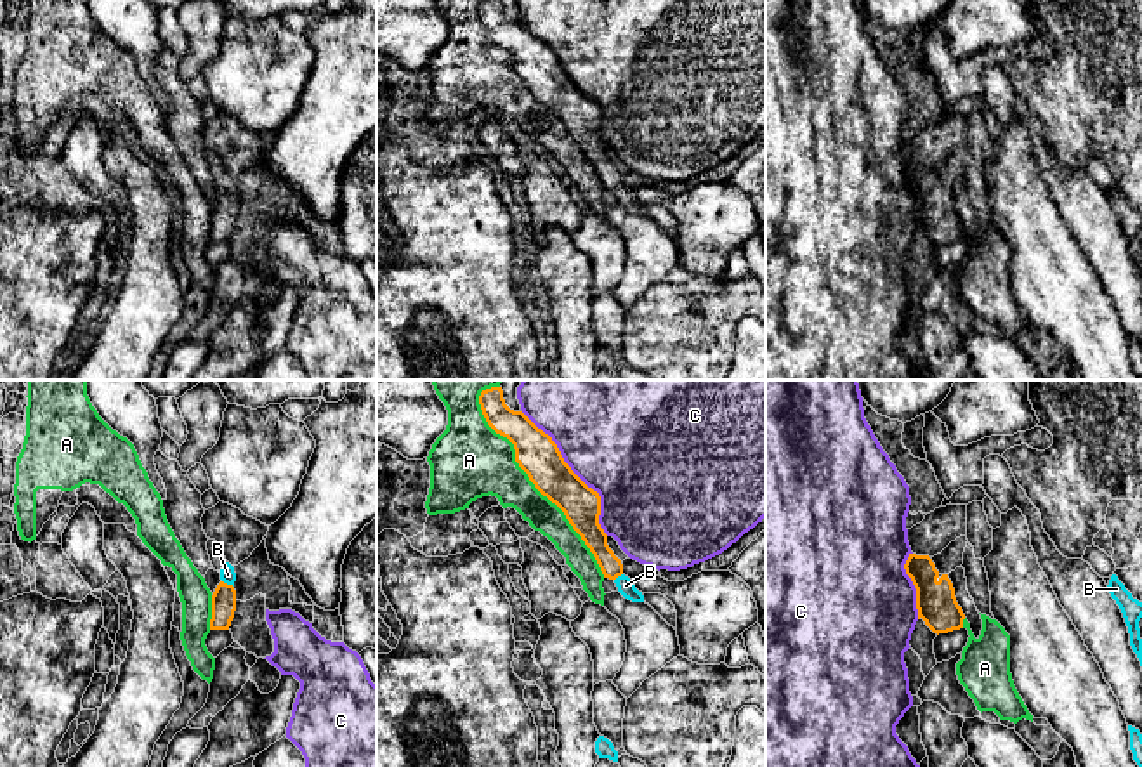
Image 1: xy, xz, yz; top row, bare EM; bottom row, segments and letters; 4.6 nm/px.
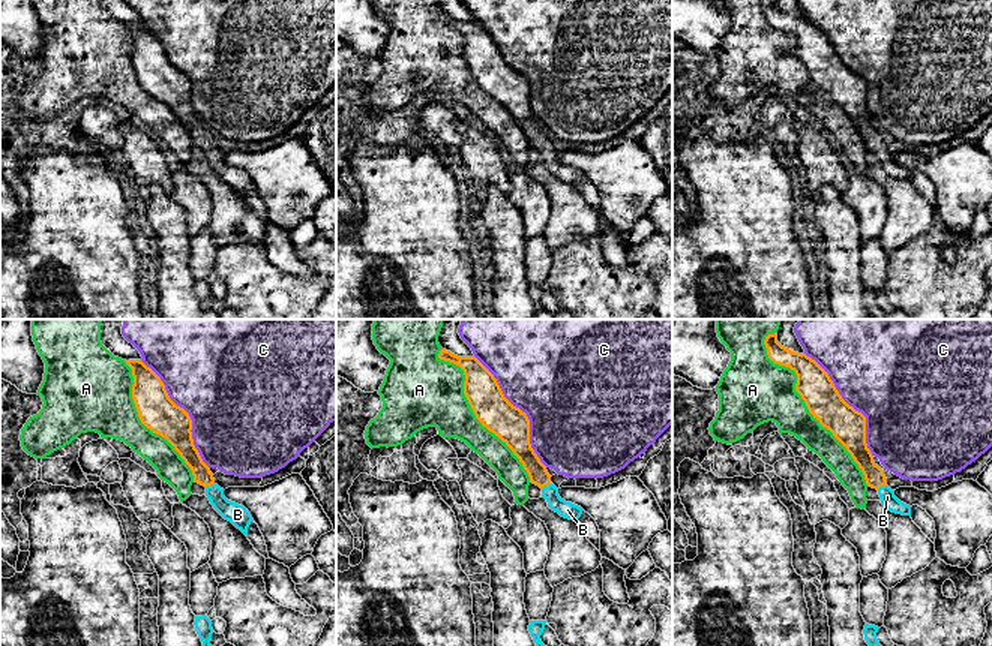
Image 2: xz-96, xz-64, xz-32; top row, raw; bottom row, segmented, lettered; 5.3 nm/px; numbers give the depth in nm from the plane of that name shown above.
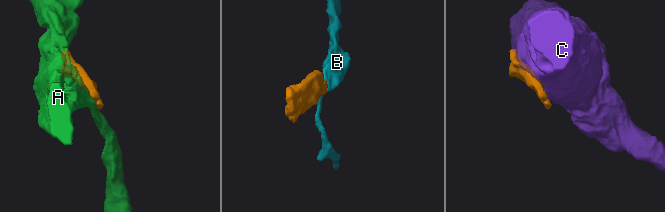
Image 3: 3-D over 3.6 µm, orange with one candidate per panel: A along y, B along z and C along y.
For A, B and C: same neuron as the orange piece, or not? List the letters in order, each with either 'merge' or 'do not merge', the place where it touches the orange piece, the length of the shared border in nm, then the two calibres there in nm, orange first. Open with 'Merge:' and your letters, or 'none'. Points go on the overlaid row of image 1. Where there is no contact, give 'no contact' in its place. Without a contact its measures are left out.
Merge: B
A: do not merge | xz (531, 481) | 1050 nm | 190/300 nm
B: merge | xy (226, 583) | 70 nm | 110/70 nm
C: do not merge | xz (573, 472) | 700 nm | 190/500 nm

